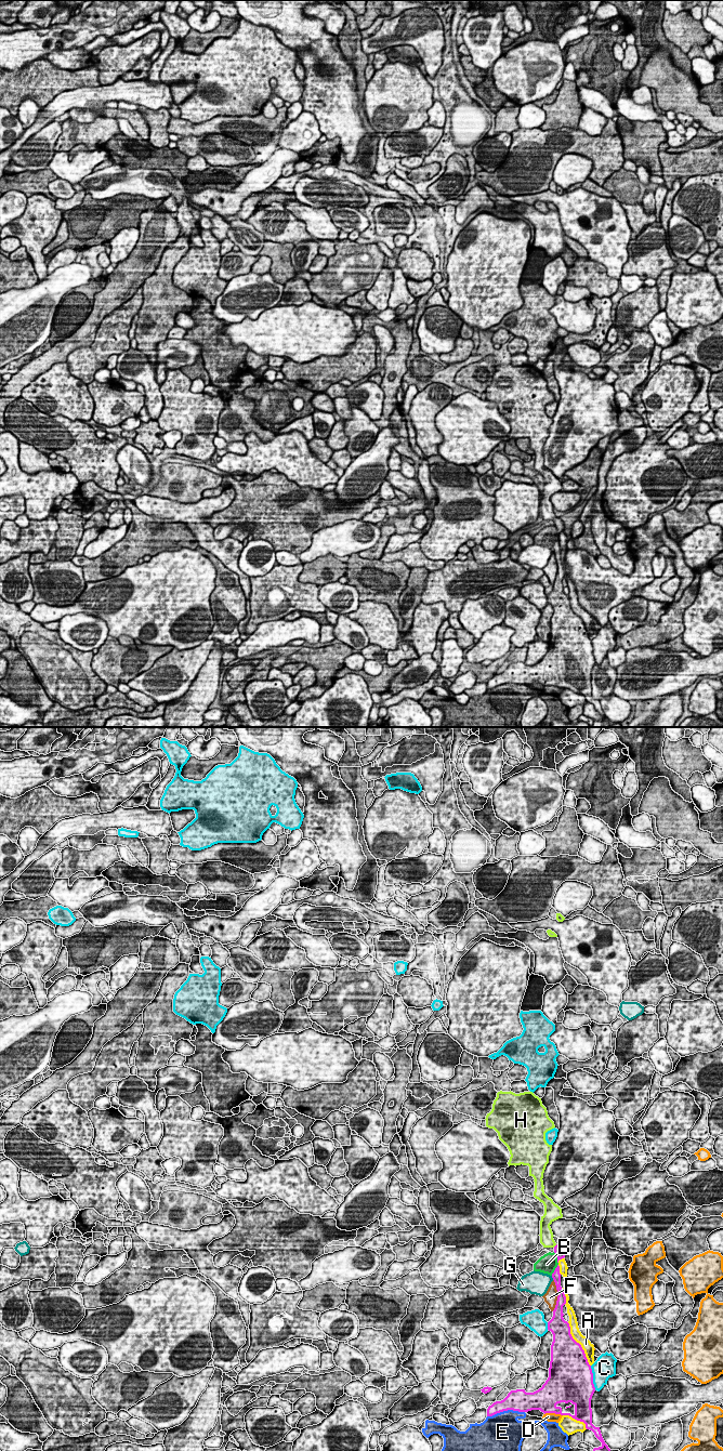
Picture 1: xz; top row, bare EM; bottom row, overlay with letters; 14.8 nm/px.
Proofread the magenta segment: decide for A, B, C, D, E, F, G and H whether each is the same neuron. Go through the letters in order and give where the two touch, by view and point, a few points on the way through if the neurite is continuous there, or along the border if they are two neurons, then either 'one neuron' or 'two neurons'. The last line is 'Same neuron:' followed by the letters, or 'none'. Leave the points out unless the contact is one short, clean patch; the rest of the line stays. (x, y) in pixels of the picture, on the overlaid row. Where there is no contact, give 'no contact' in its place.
A: meets magenta in xz at (579, 1344); two neurons
B: meets magenta in xz at (557, 1265); border along xz (554, 1252), (557, 1258), (557, 1266), (551, 1275); two neurons
C: meets magenta in xz at (592, 1377); two neurons
D: meets magenta in xz at (553, 1412); two neurons
E: meets magenta in xz at (505, 1410); two neurons
F: meets magenta in xz at (559, 1295); two neurons
G: meets magenta in xz at (552, 1277); border along xz (551, 1276), (553, 1279); two neurons
H: meets magenta in xz at (555, 1245); runs through xz (559, 1251), (555, 1245), (547, 1240); one neuron
Same neuron: H

